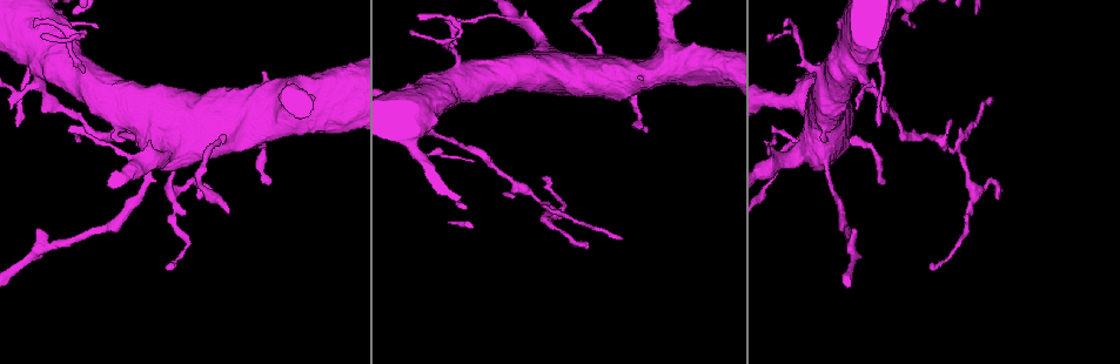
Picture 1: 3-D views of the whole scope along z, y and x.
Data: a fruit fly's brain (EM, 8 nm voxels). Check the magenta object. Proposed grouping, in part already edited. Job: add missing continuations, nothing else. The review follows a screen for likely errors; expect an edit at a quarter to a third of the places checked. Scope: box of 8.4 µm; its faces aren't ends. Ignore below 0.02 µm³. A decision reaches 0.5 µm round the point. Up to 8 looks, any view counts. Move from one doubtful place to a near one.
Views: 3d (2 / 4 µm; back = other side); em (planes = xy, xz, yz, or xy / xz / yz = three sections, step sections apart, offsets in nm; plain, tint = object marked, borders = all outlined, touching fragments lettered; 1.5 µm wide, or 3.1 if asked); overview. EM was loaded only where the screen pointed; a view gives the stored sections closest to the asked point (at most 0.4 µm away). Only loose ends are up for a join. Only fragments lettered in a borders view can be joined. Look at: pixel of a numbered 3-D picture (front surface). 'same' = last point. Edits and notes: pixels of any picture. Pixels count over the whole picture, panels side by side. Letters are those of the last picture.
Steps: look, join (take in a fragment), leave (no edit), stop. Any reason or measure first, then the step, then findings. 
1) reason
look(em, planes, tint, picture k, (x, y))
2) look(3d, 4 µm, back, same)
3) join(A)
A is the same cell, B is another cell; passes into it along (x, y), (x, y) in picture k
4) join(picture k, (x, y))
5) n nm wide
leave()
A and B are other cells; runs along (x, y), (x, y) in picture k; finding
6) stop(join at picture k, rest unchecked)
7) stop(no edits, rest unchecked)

branch stops here
look(3d, 4 µm, picture 1, (933, 270))

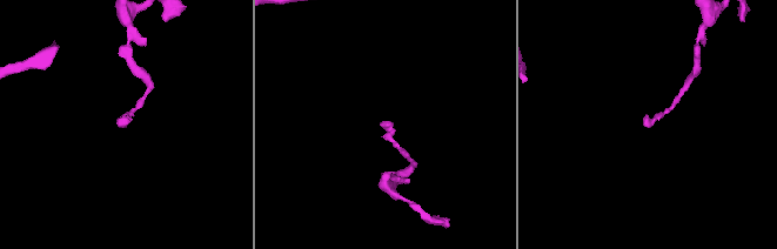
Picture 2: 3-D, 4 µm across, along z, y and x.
look(em, planes, borders, picture 2, (643, 123))

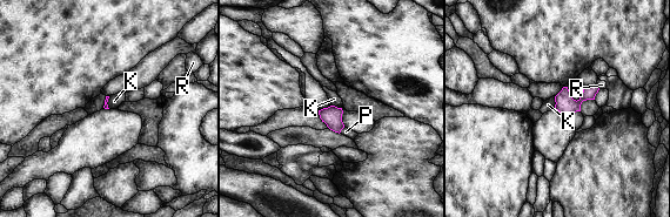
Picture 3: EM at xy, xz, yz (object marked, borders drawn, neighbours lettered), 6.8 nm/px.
leave()
K, P and R are other cells; border along (554, 96), (555, 108) in picture 3; no lettered fragment goes on from it

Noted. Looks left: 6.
free end
look(3d, 2 µm, picture 1, (784, 24))

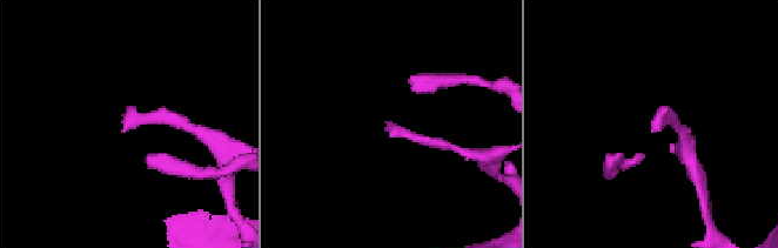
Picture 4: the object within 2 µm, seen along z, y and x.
look(em, planes, plain, picture 4, (652, 126))

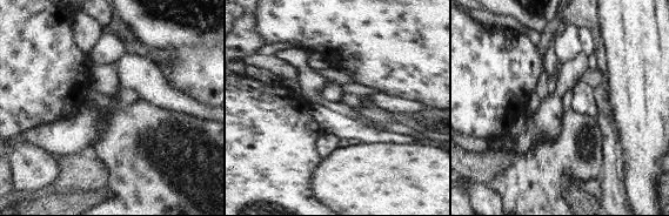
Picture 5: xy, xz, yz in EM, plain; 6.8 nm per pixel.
look(em, planes, borders, same)

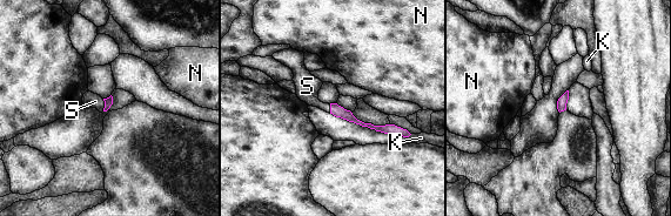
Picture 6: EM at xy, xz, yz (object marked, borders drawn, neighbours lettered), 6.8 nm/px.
60 nm wide; S touches over 90 nm
join(S)
S is the same cell, K and N are other cells; the cell continues

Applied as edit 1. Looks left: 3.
thin end
look(em, xy, step 8, tint, picture 1, (272, 182))

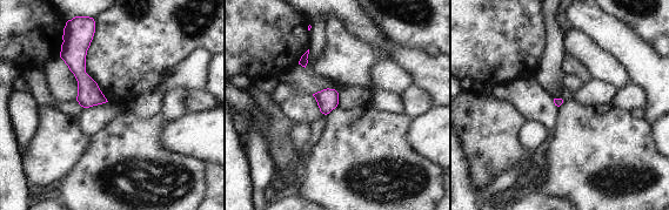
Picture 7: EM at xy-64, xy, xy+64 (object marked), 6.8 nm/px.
look(em, planes, borders, same)

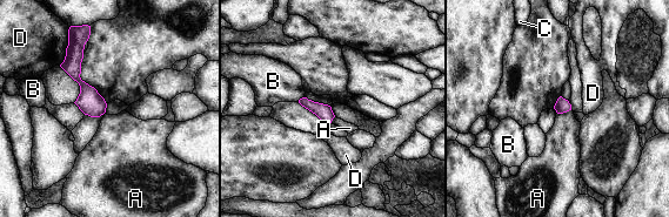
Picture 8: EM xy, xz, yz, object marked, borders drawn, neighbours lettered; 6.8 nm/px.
leave()
A, B, C and D are other cells; border along (570, 109), (557, 114) in picture 8; none of them fits

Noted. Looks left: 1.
stop(join at picture 6, rest unchecked)

